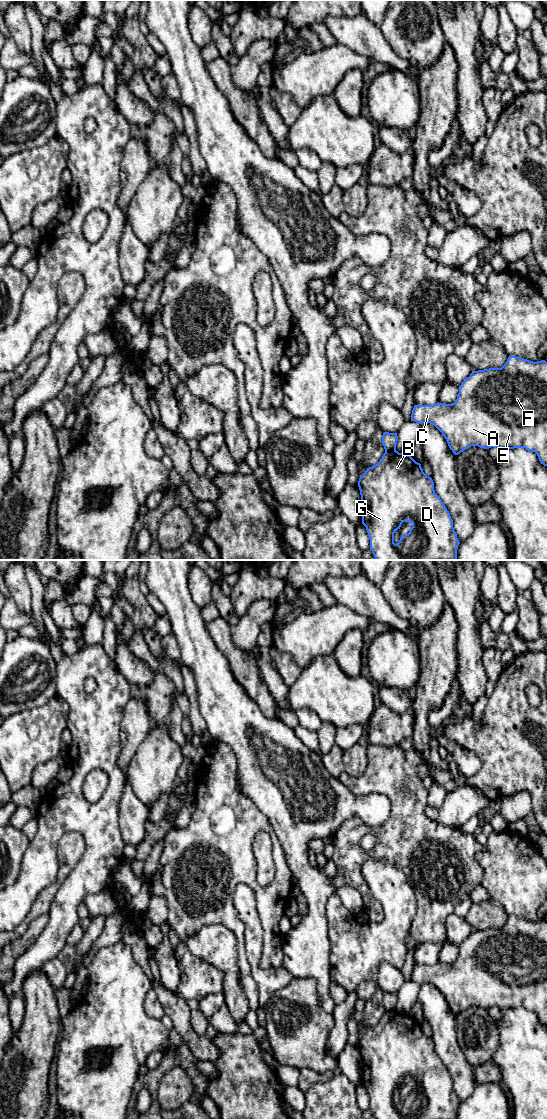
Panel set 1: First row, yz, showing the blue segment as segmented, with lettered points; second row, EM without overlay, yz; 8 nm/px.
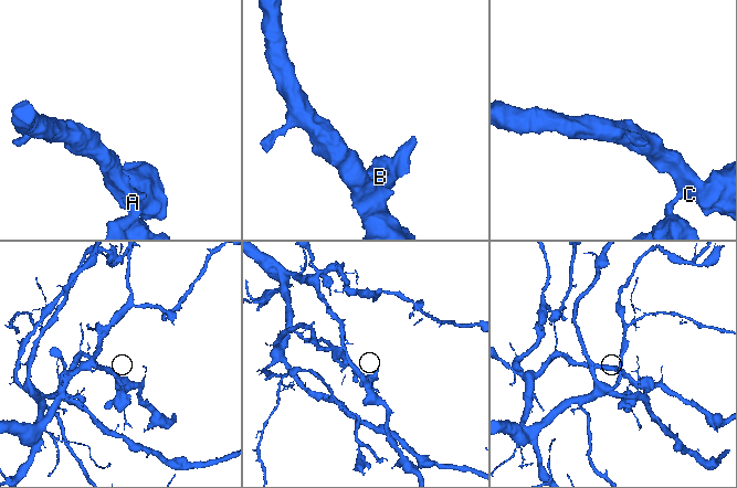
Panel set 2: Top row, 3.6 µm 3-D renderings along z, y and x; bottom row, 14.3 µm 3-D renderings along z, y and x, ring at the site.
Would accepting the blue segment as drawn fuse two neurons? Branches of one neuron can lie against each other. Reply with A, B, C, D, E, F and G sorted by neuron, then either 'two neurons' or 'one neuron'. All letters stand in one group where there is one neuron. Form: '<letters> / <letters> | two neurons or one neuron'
A C E F / B D G | two neurons

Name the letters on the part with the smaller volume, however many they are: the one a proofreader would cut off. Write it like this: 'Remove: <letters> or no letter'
Remove: B, D, G

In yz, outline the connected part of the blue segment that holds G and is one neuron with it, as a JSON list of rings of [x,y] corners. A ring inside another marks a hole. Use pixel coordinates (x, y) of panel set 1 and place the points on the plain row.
[[[394,1010],[389,1013],[384,1013],[380,1021],[367,1028],[365,1033],[359,1038],[358,1047],[361,1055],[362,1062],[362,1084],[366,1087],[369,1099],[370,1099],[370,1110],[372,1111],[376,1120],[456,1120],[457,1109],[460,1104],[457,1094],[453,1088],[453,1080],[450,1076],[449,1071],[445,1067],[440,1057],[435,1053],[434,1042],[431,1037],[427,1036],[421,1027],[421,1024],[416,1022],[410,1015],[399,1013]],[[403,1082],[411,1082],[412,1087],[408,1094],[401,1096],[397,1104],[394,1103],[394,1093],[400,1089]]]

